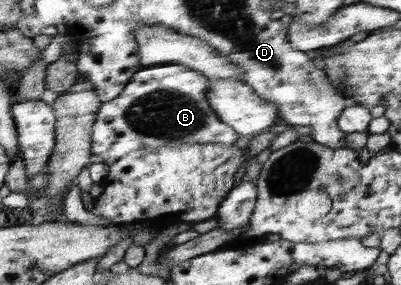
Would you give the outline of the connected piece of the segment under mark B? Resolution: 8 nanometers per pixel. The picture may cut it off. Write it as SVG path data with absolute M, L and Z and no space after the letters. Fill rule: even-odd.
M154 65L142 66L133 74L128 85L122 90L120 96L113 101L101 103L97 120L92 130L92 151L95 159L113 158L115 161L126 157L138 150L146 148L158 149L161 146L180 146L182 144L221 144L222 146L234 146L240 135L222 122L209 103L210 79L198 71L190 70L190 67L182 65Z

